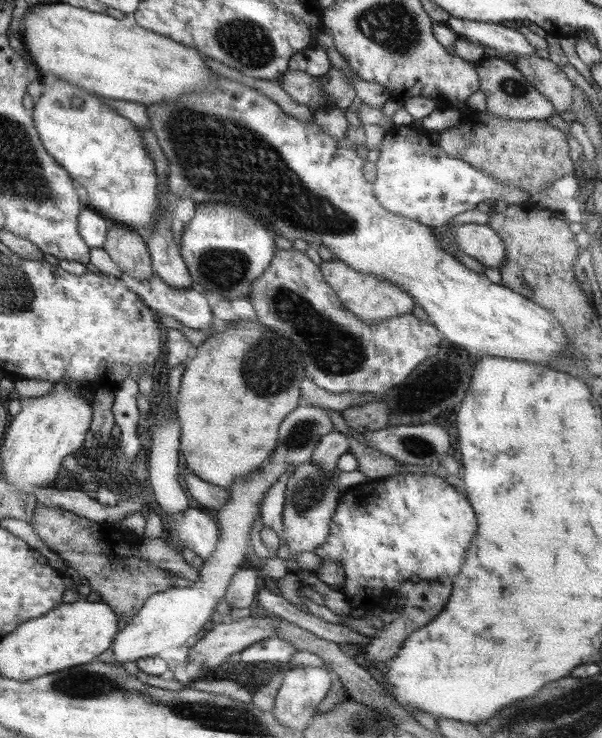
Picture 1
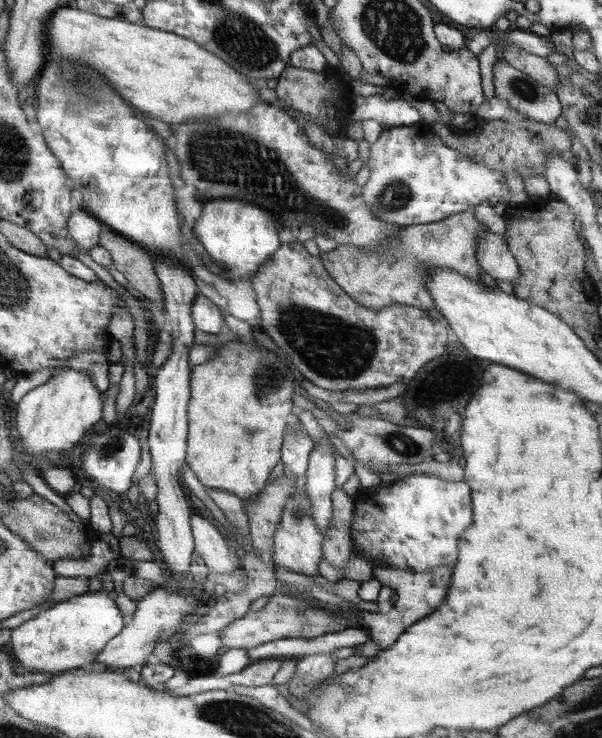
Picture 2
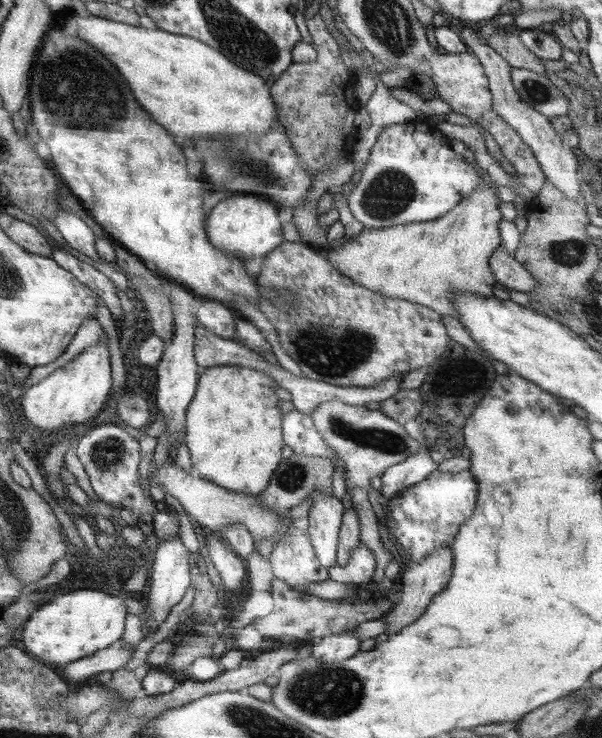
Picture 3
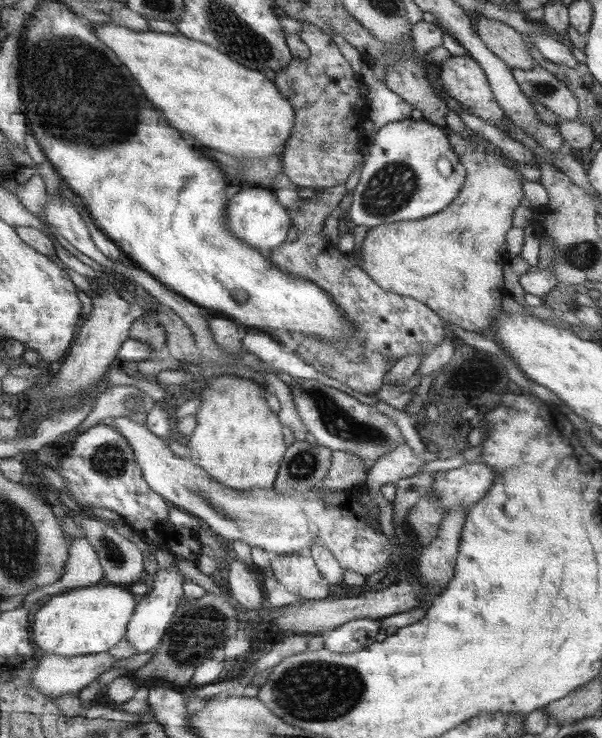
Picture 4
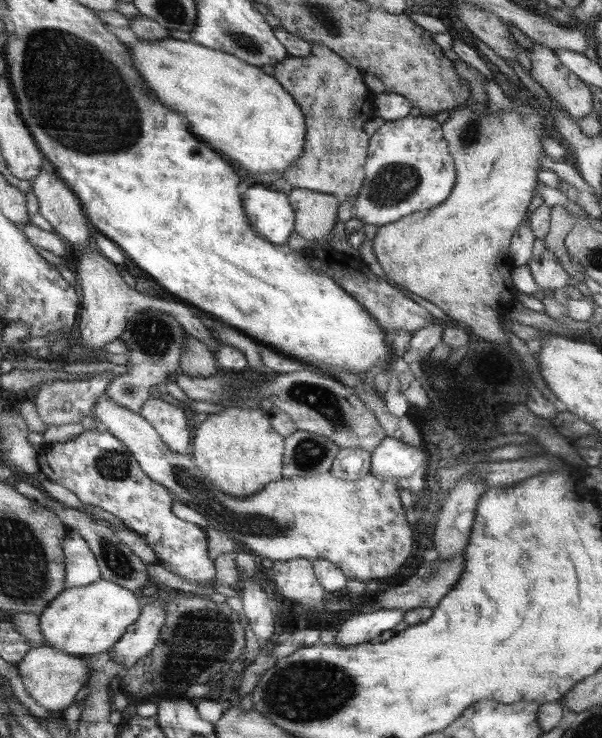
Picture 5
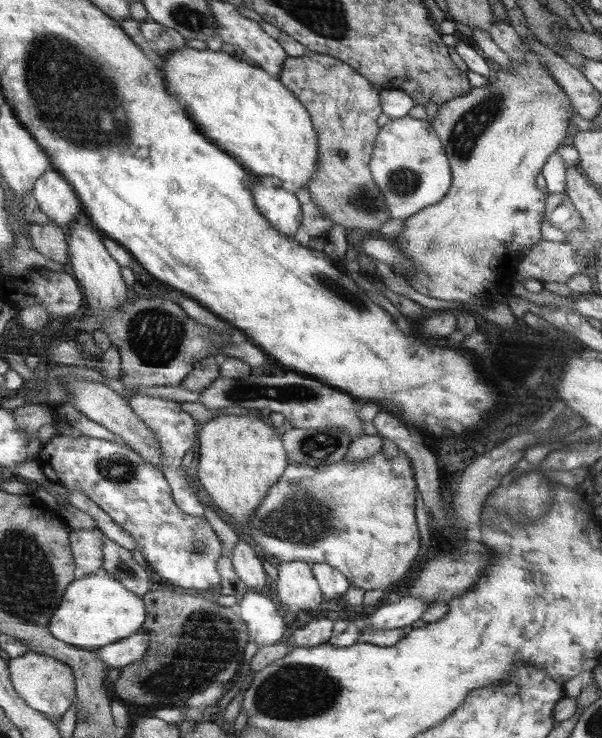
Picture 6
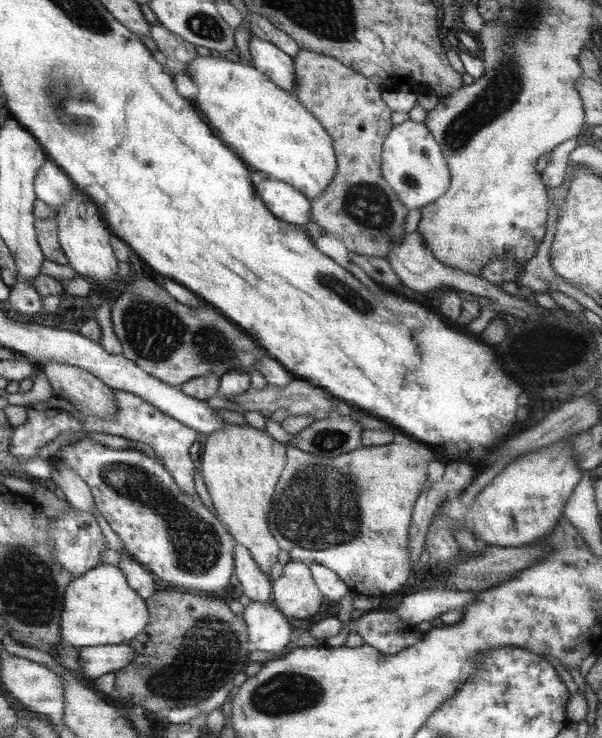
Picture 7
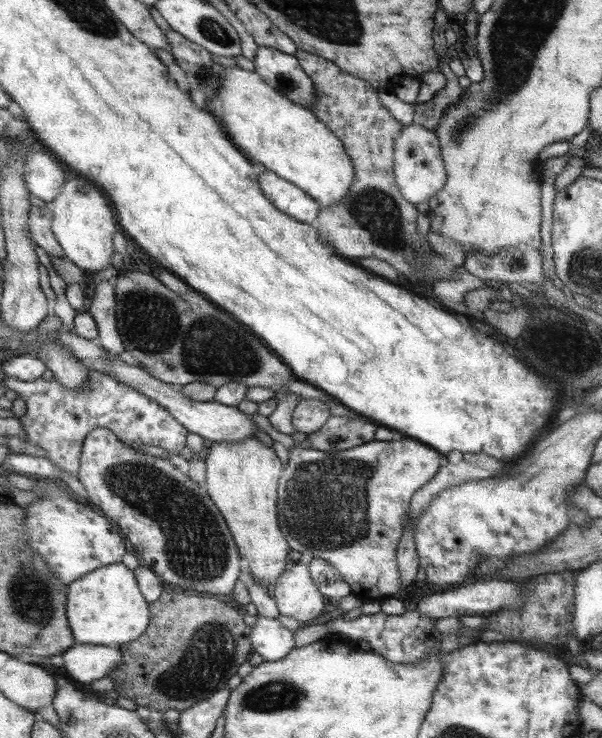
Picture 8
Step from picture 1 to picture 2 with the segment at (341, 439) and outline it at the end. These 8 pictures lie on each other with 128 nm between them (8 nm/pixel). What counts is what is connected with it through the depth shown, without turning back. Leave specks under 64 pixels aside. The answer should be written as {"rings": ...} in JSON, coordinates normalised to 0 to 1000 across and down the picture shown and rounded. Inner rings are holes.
{"rings":[[[493,554],[492,569],[505,576],[505,581],[508,581],[508,587],[518,592],[518,598],[525,598],[525,607],[515,612],[512,621],[510,638],[507,640],[505,650],[508,653],[508,675],[512,675],[515,683],[520,684],[522,705],[527,706],[528,715],[533,717],[538,737],[540,725],[548,717],[548,702],[551,702],[553,683],[550,672],[558,661],[561,661],[558,656],[558,634],[555,629],[558,618],[551,615],[551,606],[555,606],[555,602],[551,602],[551,599],[542,592],[542,587],[537,584],[517,557]]]}

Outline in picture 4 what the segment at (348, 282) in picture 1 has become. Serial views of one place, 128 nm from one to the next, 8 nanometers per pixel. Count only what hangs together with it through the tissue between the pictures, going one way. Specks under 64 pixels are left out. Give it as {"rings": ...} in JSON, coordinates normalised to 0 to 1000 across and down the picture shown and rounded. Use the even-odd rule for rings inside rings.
{"rings":[[[749,178],[744,180],[752,206],[776,229],[771,253],[761,268],[738,286],[694,298],[673,298],[664,302],[636,304],[611,309],[603,325],[601,350],[593,359],[606,364],[621,378],[621,383],[636,392],[709,412],[734,432],[759,439],[784,450],[801,450],[814,443],[817,434],[834,423],[834,400],[844,398],[837,389],[834,363],[847,354],[842,344],[841,314],[850,310],[854,285],[872,268],[867,256],[867,236],[846,224],[832,203],[814,195],[806,201],[789,190],[776,190],[774,183]]]}

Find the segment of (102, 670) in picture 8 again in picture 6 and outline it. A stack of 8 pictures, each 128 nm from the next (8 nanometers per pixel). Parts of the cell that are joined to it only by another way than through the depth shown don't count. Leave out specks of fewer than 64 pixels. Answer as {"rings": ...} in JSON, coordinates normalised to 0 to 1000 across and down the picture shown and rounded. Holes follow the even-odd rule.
{"rings":[[[238,851],[224,858],[221,862],[206,864],[204,867],[189,870],[188,873],[176,873],[176,877],[163,878],[158,881],[163,893],[183,907],[206,907],[209,902],[221,900],[233,894],[233,892],[239,890],[239,885],[243,885],[243,879],[248,875],[248,863],[244,858],[238,854]]]}

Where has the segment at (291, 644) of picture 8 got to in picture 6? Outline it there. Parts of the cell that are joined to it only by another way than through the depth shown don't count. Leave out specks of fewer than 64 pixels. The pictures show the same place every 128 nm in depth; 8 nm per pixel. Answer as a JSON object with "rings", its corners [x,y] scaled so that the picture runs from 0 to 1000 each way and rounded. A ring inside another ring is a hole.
{"rings":[[[410,801],[394,827],[414,847],[430,877],[460,874],[472,864],[475,840],[463,835],[458,818],[434,804]]]}

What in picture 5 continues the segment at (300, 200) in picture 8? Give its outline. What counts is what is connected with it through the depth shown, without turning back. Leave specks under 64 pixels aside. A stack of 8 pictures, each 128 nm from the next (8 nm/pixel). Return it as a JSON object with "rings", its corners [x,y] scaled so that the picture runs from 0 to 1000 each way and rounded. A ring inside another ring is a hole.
{"rings":[[[432,249],[410,252],[407,260],[407,289],[429,318],[452,331],[473,331],[492,313],[492,283],[478,266]]]}

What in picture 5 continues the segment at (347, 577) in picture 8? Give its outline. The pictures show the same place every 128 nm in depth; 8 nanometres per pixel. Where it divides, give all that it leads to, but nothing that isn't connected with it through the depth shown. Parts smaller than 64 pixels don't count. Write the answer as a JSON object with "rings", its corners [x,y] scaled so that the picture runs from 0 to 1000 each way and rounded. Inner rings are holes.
{"rings":[[[169,535],[156,549],[151,561],[163,565],[183,587],[206,599],[208,606],[221,614],[243,644],[256,653],[269,656],[289,668],[291,675],[316,687],[326,687],[339,698],[349,699],[352,707],[379,725],[385,726],[405,744],[419,744],[427,756],[447,756],[452,760],[508,757],[548,759],[558,764],[580,783],[611,790],[616,786],[635,787],[635,783],[654,780],[661,770],[671,767],[678,759],[688,729],[684,729],[684,713],[674,705],[674,691],[664,680],[664,661],[654,649],[638,649],[625,645],[618,638],[608,645],[591,650],[571,650],[561,648],[548,638],[535,642],[508,641],[502,645],[468,648],[442,657],[434,665],[412,675],[379,672],[367,663],[355,661],[355,656],[336,636],[321,623],[319,617],[289,612],[281,603],[267,595],[267,587],[261,584],[229,558],[179,542]]]}

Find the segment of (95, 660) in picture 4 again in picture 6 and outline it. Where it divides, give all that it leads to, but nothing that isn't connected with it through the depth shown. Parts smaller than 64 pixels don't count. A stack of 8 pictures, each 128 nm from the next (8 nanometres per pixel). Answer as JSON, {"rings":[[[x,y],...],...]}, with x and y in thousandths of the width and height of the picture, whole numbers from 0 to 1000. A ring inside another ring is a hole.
{"rings":[[[48,881],[40,889],[12,894],[12,905],[23,935],[50,959],[75,967],[81,974],[96,976],[116,957],[126,953],[128,927],[123,911],[108,897],[75,889],[75,885]]]}

